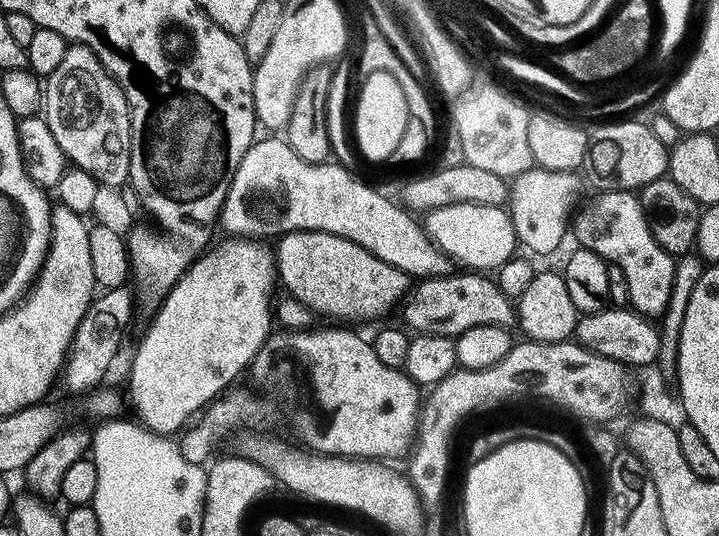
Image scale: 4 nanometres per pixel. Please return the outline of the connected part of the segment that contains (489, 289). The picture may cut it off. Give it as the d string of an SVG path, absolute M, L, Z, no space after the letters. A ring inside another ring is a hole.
M472 270L463 274L465 276L449 274L421 279L417 283L420 285L417 288L415 285L403 301L403 323L416 334L438 334L453 338L470 330L470 326L508 328L516 318L514 300L502 292L495 279L487 280L484 277L487 275Z

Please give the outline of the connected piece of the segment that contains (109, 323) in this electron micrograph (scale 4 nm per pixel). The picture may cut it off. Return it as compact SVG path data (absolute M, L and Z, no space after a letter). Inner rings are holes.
M129 287L111 288L97 295L83 315L82 322L72 339L68 358L62 369L62 384L76 392L86 394L99 387L107 374L122 340L122 328L134 312L134 294Z

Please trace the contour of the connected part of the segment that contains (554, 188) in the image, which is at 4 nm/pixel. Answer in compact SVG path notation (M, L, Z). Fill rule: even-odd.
M534 166L513 177L509 187L508 213L517 241L540 256L554 253L567 237L573 204L582 186L576 172L546 171Z

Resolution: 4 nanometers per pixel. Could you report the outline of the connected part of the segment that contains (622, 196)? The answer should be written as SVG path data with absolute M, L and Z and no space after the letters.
M604 190L578 212L570 224L571 235L576 235L575 243L594 250L594 254L618 265L622 274L626 274L626 286L630 286L628 304L649 318L657 318L667 308L669 311L676 287L676 260L658 246L646 222L639 195L632 190Z

